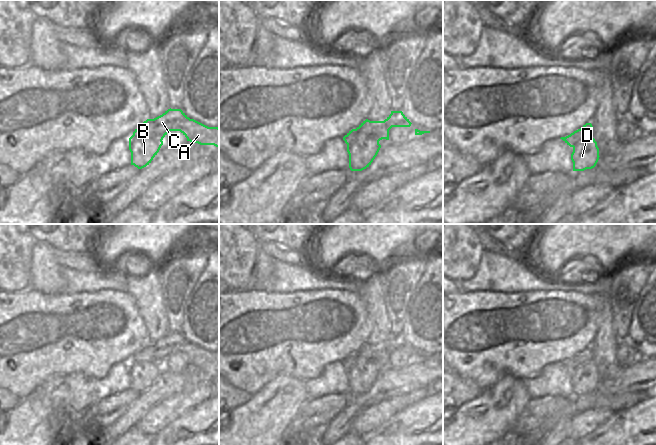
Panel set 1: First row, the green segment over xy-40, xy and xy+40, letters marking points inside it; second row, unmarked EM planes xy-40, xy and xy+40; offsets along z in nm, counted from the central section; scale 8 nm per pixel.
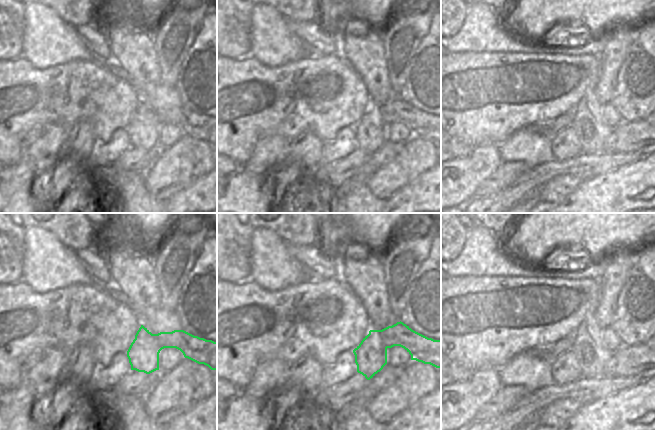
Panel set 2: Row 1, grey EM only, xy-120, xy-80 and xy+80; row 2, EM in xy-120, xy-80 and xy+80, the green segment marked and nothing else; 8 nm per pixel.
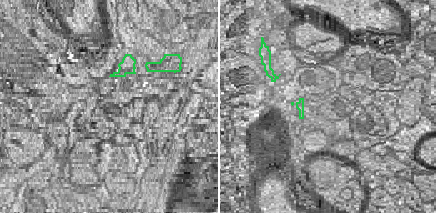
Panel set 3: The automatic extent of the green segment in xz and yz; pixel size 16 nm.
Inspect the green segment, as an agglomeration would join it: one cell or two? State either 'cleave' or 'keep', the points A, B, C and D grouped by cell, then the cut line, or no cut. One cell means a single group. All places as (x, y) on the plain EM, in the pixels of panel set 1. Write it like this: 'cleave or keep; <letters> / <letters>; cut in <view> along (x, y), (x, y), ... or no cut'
cleave; A C / B D; cut in xy along (378, 365), (367, 359), (358, 359), (347, 369)

